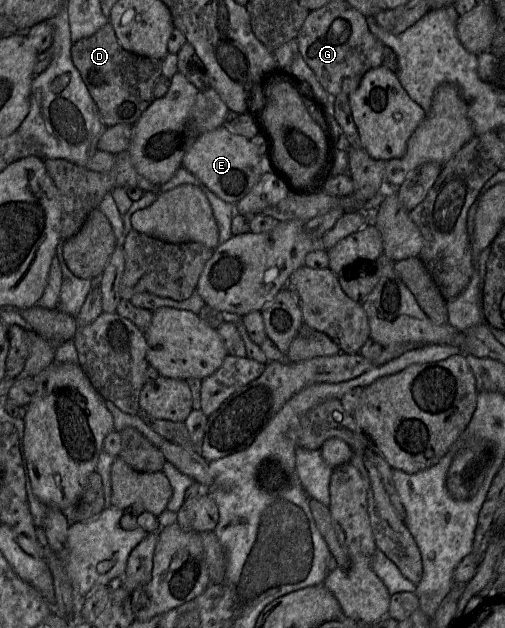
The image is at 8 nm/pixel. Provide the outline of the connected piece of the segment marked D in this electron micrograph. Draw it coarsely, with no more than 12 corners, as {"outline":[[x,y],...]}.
{"outline":[[110,22],[71,57],[107,127],[155,99],[162,60],[125,50]]}

